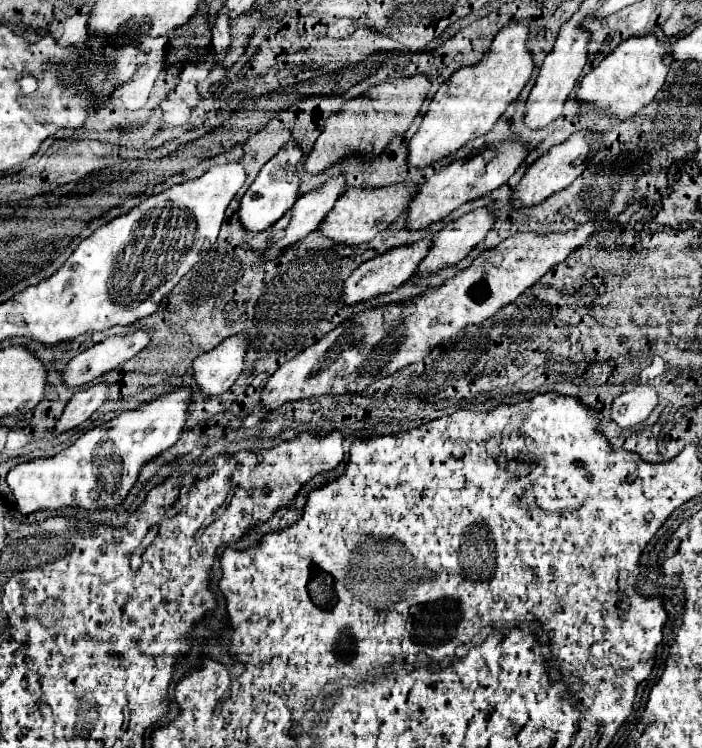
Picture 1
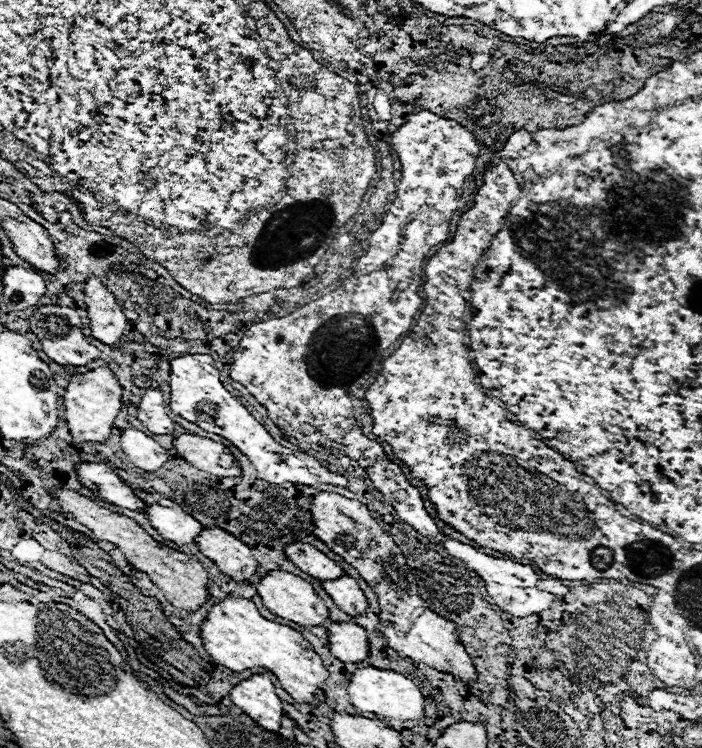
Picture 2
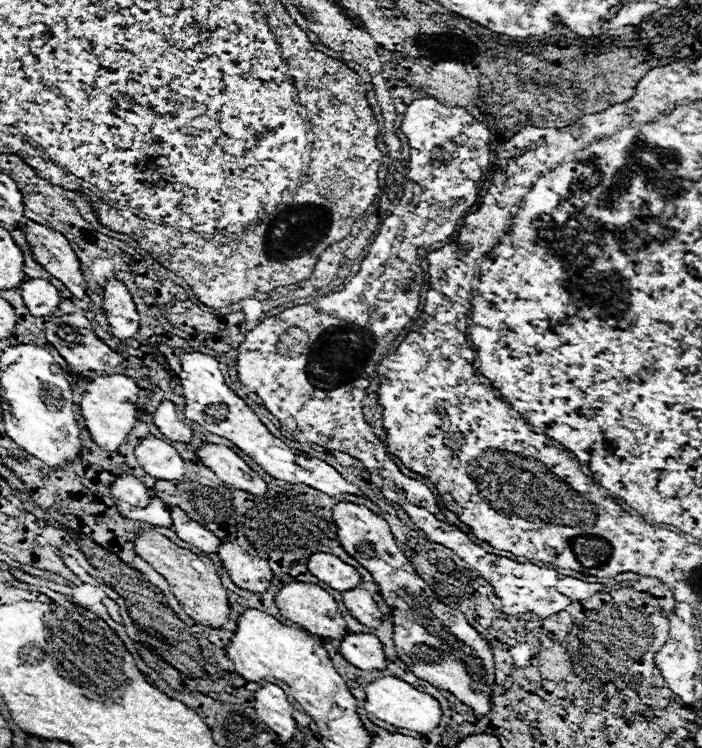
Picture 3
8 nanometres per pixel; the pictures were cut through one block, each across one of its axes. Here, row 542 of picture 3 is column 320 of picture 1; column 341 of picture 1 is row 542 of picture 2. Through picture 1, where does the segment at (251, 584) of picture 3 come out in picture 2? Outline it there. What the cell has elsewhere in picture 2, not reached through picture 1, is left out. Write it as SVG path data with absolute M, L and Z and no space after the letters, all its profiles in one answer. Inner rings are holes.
M204 528L196 538L196 544L202 554L220 568L222 574L234 580L250 580L260 566L252 556L252 550L222 528Z

